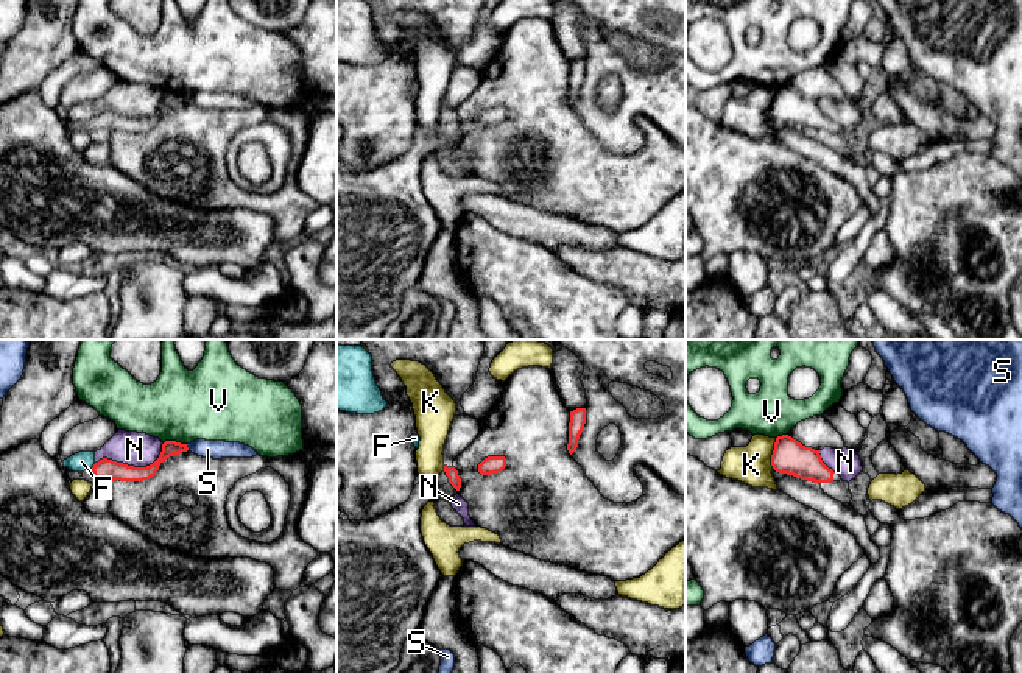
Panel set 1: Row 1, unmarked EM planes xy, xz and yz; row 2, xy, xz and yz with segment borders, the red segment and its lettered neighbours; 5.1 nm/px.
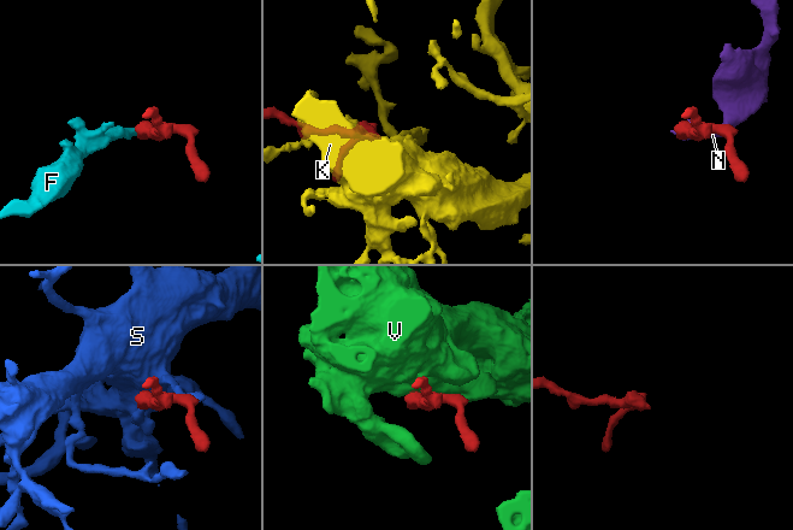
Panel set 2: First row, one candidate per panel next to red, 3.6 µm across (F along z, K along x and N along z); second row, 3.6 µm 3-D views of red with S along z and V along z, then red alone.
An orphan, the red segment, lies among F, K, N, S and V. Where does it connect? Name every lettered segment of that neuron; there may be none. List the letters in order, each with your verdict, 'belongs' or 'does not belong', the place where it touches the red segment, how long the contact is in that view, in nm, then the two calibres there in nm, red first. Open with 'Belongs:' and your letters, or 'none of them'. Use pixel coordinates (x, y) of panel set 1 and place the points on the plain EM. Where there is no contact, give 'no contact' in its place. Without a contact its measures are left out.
Belongs: none of them
F: does not belong | xy (94, 117) | 50 nm | 120/100 nm
K: does not belong | yz (773, 105) | 160 nm | 180/200 nm
N: does not belong | xy (133, 117) | 380 nm | 120/180 nm
S: does not belong | xy (187, 98) | 40 nm | 80/100 nm
V: does not belong | xy (175, 92) | 120 nm | 80/380 nm

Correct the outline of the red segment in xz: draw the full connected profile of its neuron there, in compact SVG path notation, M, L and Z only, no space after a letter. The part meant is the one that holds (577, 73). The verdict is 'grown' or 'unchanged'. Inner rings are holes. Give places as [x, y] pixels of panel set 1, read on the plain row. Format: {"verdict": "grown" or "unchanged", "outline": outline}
{"verdict": "unchanged", "outline": "M576 59L570 62L570 73L569 73L569 95L567 101L572 106L578 98L580 86L586 75L586 59Z"}

